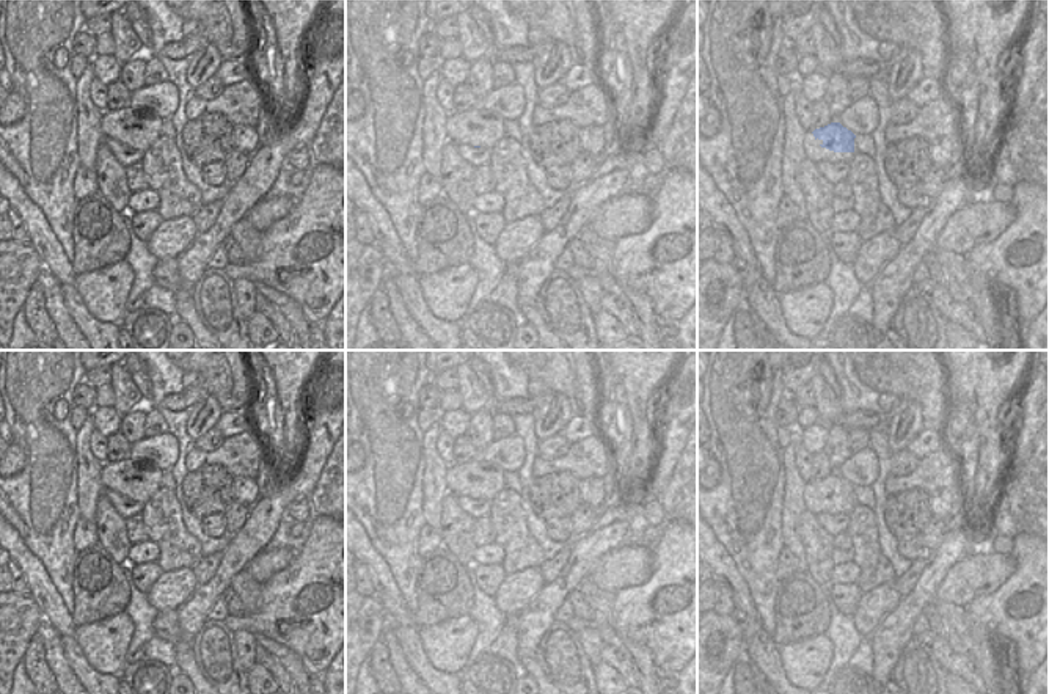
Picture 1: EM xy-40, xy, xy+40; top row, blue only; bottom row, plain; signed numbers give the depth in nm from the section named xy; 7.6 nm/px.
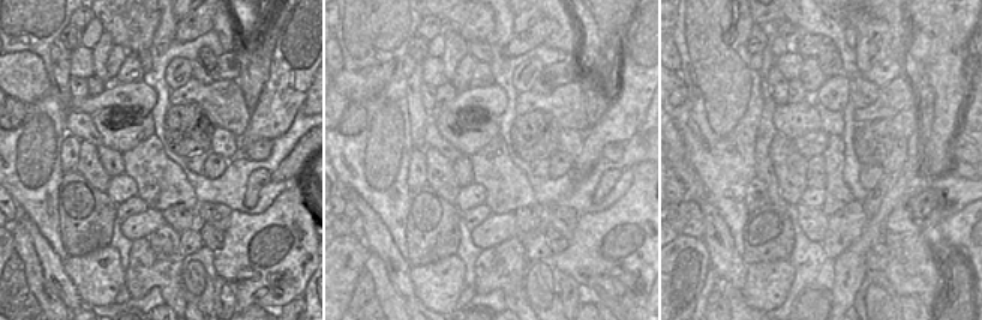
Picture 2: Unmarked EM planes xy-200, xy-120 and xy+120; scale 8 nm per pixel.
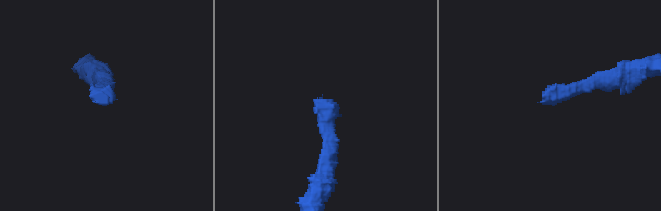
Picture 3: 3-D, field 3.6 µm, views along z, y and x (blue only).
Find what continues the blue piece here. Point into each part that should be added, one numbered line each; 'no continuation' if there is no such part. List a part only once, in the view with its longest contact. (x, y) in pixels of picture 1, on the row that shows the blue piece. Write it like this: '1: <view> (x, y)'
1: xy+40 (818, 121)

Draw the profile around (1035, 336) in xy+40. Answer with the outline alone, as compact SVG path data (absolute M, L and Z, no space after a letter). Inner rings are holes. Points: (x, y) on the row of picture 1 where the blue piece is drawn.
M1049 300L1044 309L1021 331L1024 350L1049 350Z

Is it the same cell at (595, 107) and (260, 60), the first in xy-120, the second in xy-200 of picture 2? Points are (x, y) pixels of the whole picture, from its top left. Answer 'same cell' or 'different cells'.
same cell

